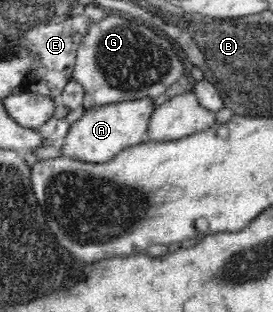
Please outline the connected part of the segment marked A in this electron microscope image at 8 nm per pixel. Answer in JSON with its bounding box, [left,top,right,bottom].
[59,98,157,163]

